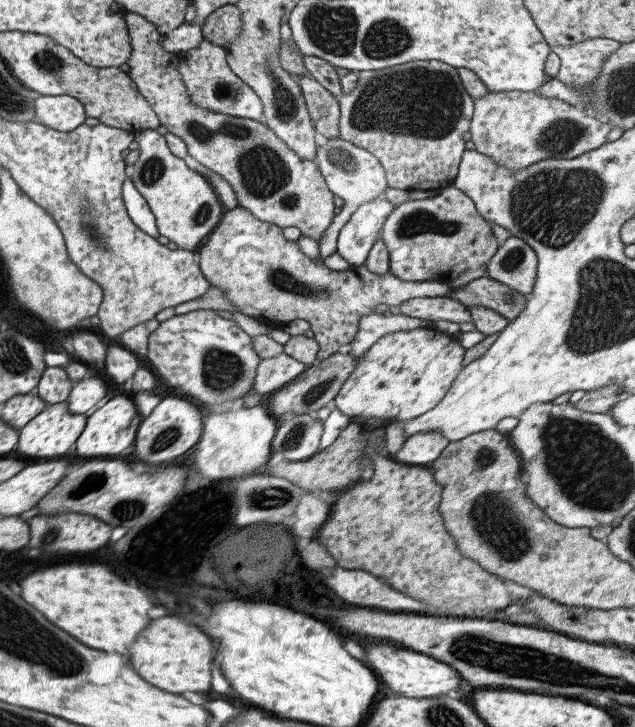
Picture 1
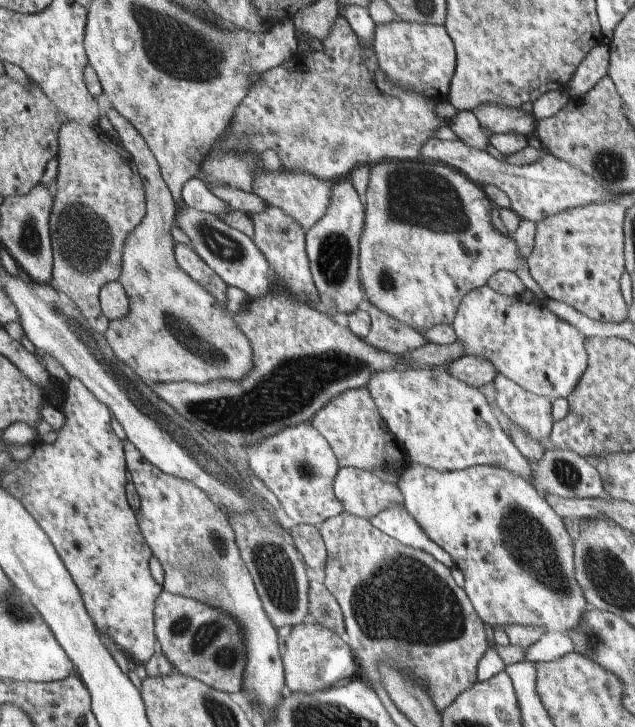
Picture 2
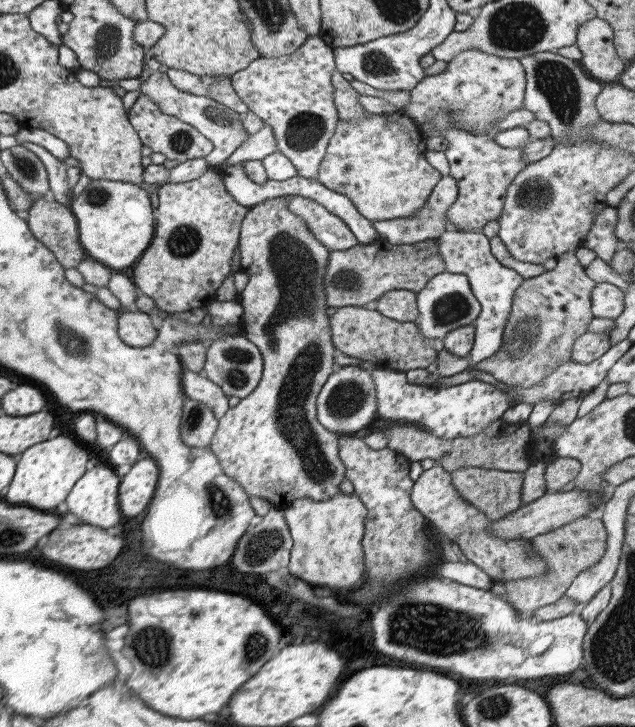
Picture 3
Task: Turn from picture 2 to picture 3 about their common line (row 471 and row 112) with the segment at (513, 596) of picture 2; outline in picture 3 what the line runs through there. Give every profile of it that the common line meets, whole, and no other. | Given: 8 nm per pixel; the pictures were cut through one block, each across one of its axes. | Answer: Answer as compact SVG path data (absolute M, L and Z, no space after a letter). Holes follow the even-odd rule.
M465 50L457 53L453 59L446 62L447 66L441 74L423 77L416 88L409 91L409 102L400 110L409 119L423 124L429 117L439 111L449 111L455 117L455 128L467 131L473 135L493 136L497 130L497 119L506 118L507 112L523 108L523 95L525 92L525 72L519 59L496 57L479 50Z

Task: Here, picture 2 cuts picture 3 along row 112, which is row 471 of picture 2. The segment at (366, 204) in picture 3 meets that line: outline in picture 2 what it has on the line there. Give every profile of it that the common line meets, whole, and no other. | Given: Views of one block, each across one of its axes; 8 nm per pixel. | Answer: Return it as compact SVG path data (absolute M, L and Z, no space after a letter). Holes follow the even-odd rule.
M367 387L347 389L324 404L309 421L332 448L339 467L373 471L378 467L401 474L411 462L400 442L388 431Z

